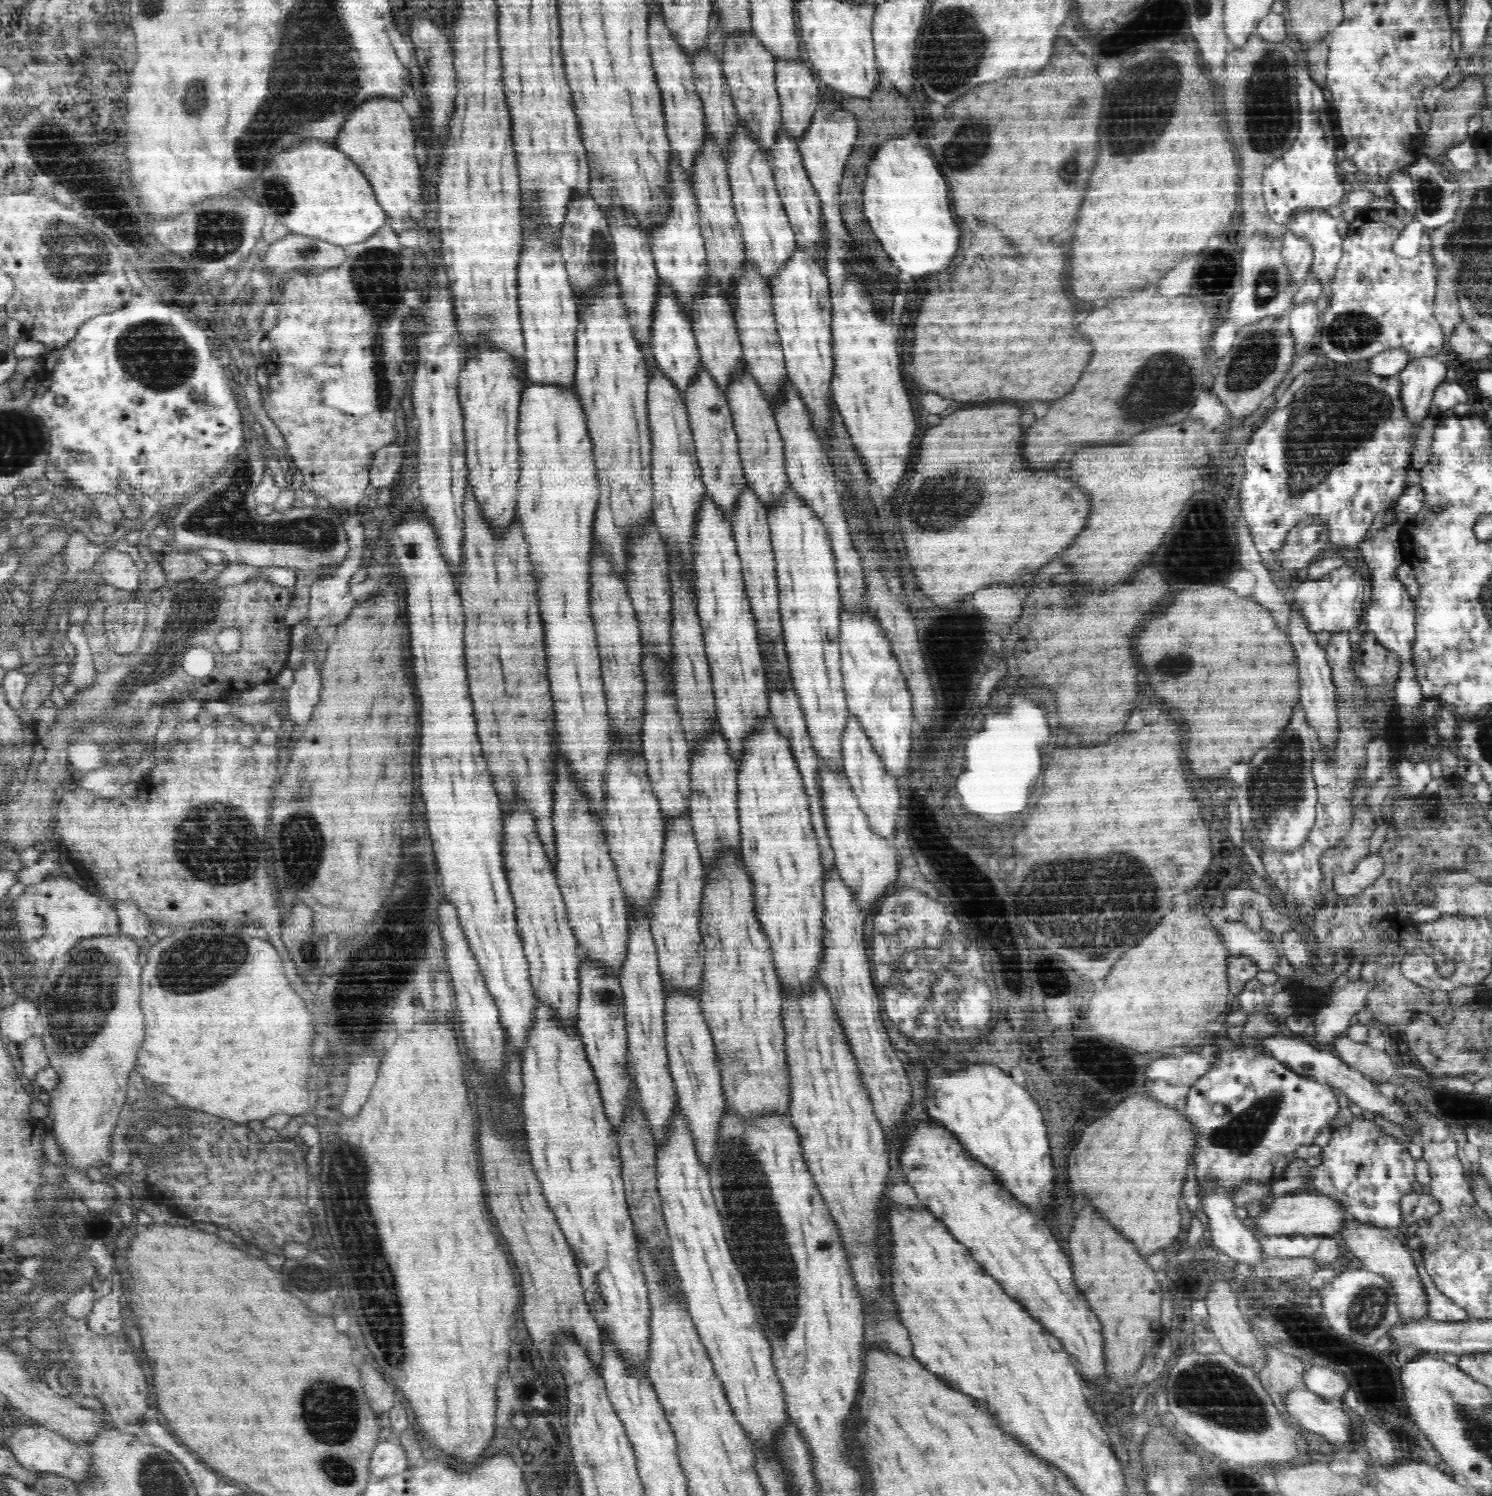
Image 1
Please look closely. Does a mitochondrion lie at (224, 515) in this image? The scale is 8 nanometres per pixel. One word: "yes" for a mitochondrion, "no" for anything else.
yes

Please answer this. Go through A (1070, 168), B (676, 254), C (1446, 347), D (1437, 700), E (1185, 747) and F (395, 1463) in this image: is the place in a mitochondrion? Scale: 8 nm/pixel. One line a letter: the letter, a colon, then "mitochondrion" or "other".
A: mitochondrion
B: other
C: other
D: other
E: other
F: other

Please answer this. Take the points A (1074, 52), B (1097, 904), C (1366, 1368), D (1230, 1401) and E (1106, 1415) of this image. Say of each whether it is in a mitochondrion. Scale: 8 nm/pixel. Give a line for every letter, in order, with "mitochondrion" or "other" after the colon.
A: other
B: mitochondrion
C: other
D: mitochondrion
E: other

